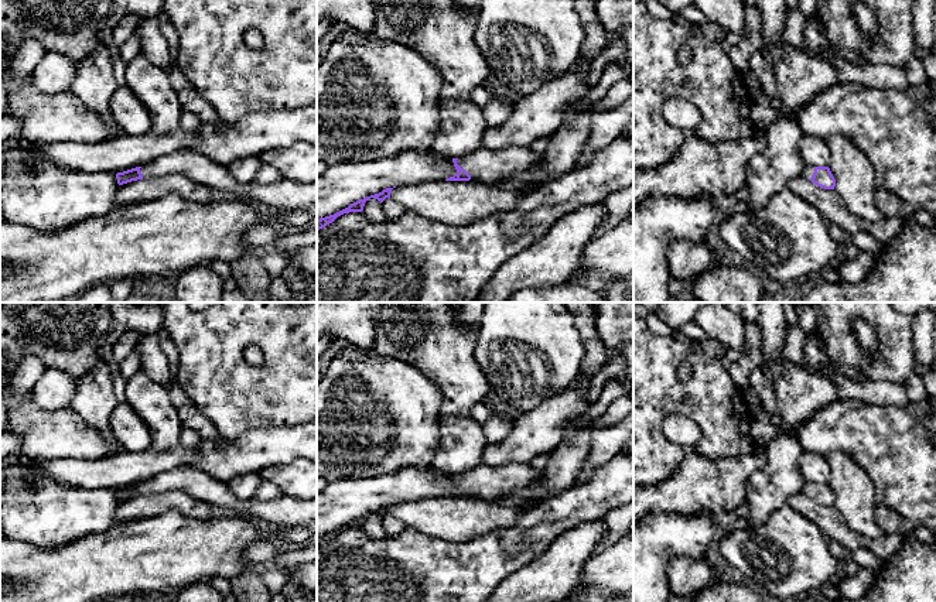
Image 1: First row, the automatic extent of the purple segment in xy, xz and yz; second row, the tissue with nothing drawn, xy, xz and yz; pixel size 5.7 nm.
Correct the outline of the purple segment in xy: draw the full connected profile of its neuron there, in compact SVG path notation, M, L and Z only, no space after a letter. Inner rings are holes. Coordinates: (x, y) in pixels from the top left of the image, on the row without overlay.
M187 465L165 471L150 480L117 489L116 495L117 500L123 502L168 490L182 490L213 507L222 507L230 513L253 517L279 527L305 527L311 521L317 521L317 497L303 500L283 496L271 502L260 502L255 497L240 500L226 483L221 483Z

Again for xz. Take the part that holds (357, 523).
M386 504L386 506L383 506L379 510L366 513L363 516L359 516L359 517L351 520L348 524L345 524L345 526L342 526L342 527L339 527L339 529L337 529L334 531L317 536L317 547L320 547L320 545L325 544L327 541L332 540L338 533L341 533L344 530L362 529L363 523L365 523L365 519L369 517L370 514L375 514L375 516L378 516L382 520L386 514L390 514L392 506L393 504Z

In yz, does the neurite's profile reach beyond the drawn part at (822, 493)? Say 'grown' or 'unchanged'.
grown

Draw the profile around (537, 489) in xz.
M544 476L537 478L523 489L505 495L493 503L503 507L523 509L529 502L536 502L547 496L547 480Z

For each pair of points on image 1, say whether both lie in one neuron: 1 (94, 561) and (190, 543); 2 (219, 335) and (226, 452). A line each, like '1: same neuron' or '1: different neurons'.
1: same neuron
2: different neurons

